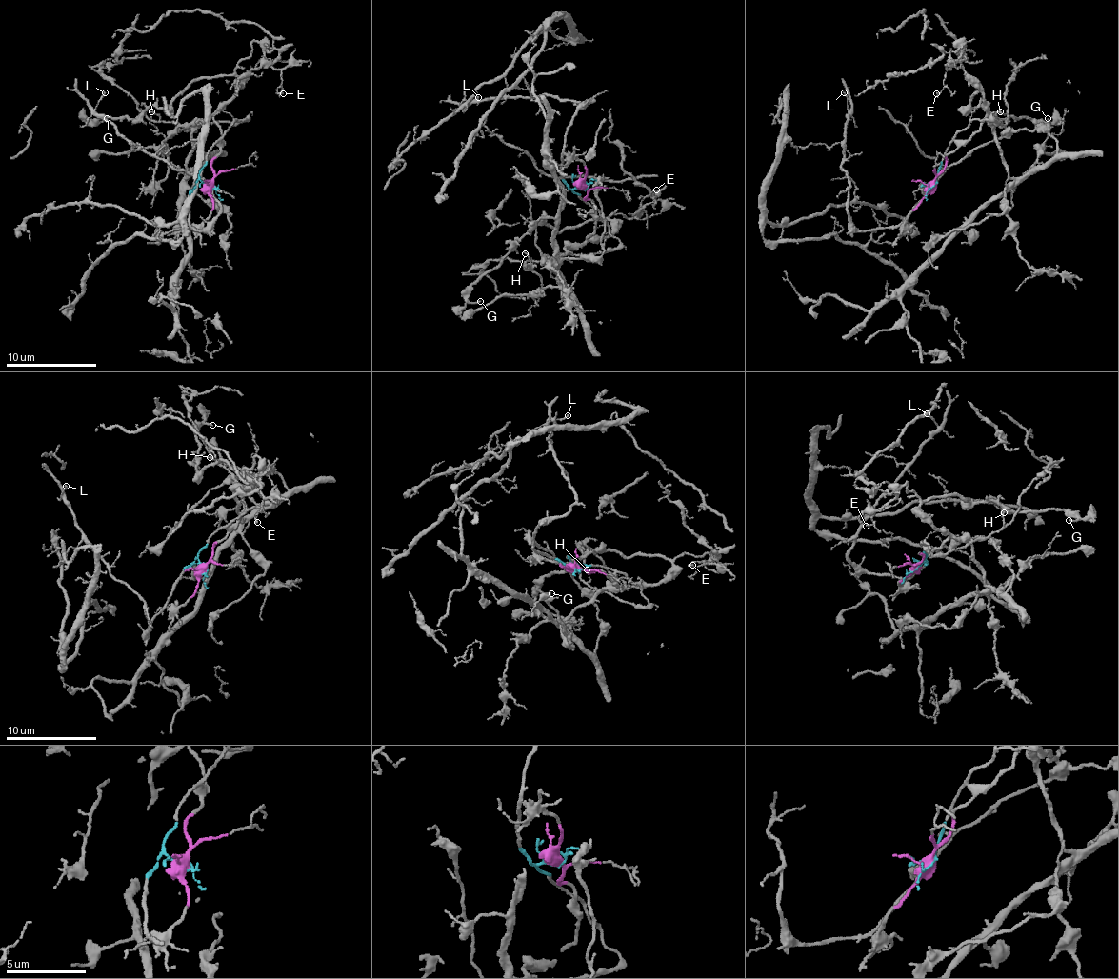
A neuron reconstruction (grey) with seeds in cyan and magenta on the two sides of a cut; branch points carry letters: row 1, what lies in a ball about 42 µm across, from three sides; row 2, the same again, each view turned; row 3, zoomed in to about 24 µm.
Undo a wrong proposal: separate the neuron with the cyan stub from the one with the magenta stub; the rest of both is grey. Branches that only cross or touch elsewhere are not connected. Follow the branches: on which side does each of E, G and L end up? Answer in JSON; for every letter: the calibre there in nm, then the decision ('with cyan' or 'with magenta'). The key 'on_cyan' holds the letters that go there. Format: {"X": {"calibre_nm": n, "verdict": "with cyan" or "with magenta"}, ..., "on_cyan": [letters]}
{"E": {"calibre_nm": 130, "verdict": "with magenta"}, "G": {"calibre_nm": 120, "verdict": "with magenta"}, "L": {"calibre_nm": 150, "verdict": "with cyan"}, "on_cyan": ["L"]}

